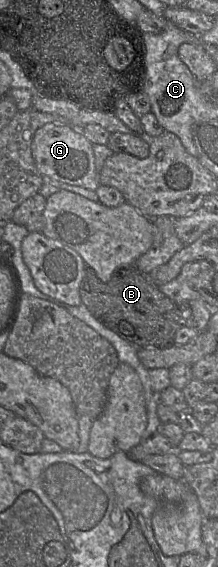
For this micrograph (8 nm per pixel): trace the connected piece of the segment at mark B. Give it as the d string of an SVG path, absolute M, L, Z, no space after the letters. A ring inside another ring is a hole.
M134 265L118 267L108 282L102 282L95 271L85 266L79 285L81 303L104 328L112 331L121 340L137 349L166 349L175 345L175 335L181 325L179 304L166 296L159 289L159 284L150 273L139 270Z

